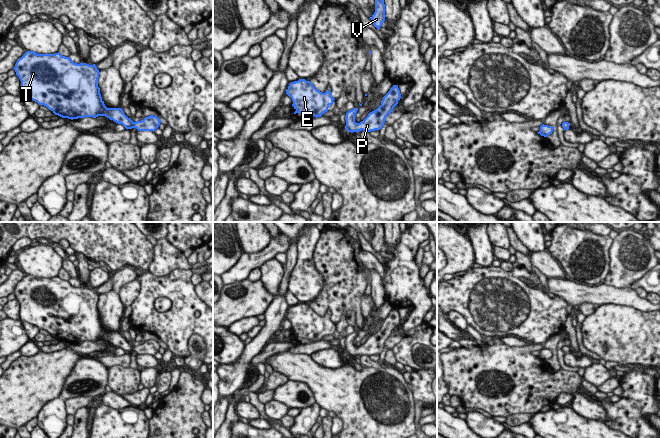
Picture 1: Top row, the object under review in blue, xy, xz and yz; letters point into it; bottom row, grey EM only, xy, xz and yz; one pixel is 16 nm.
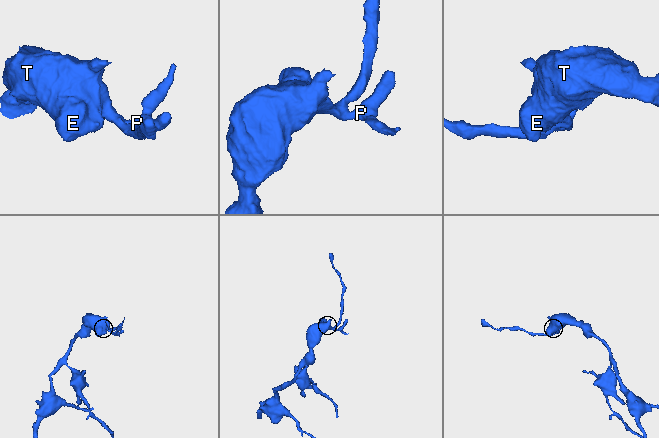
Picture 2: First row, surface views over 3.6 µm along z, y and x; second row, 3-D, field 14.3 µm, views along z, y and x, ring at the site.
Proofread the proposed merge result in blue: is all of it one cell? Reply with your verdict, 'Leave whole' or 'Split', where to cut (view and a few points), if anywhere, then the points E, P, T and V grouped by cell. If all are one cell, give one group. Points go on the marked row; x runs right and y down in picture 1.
Leave whole. No split. Groups: E P T V

